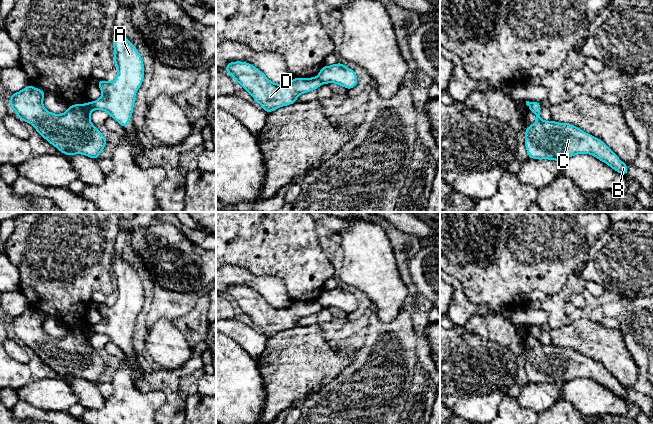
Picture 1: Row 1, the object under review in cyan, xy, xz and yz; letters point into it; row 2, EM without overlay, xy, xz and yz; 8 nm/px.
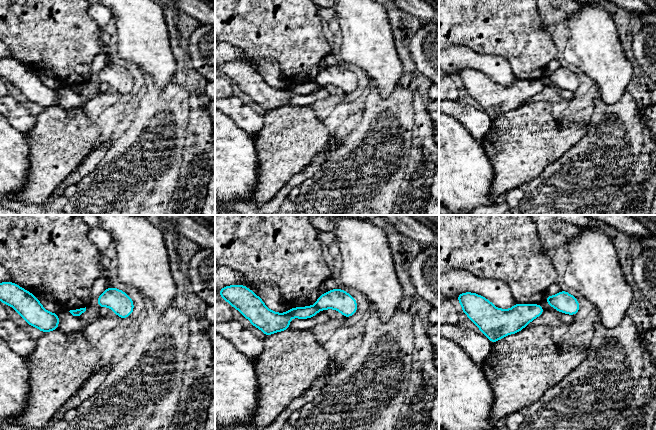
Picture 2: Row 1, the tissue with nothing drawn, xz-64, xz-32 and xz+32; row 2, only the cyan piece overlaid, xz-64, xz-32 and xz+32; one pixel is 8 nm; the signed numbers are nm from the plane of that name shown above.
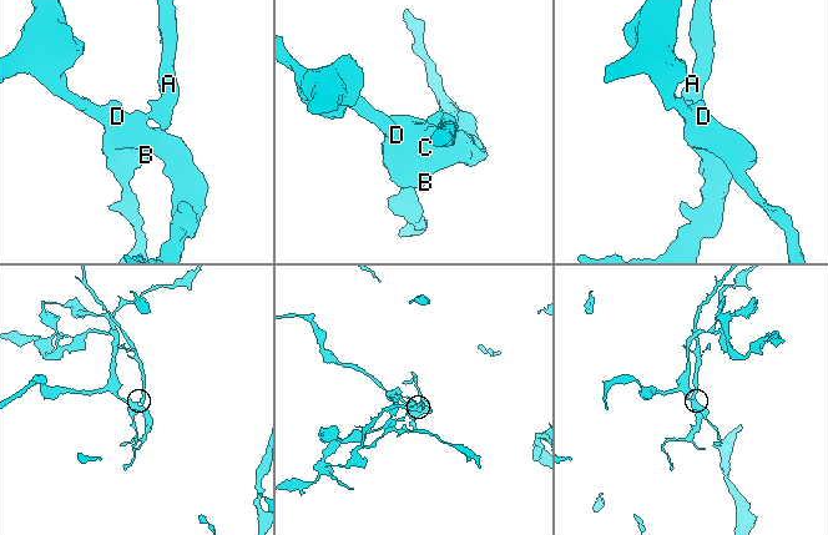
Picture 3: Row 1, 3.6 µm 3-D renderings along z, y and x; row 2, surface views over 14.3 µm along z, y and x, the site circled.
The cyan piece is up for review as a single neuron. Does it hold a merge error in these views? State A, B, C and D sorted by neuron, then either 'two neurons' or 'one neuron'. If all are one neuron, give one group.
groups A / B C D; two neurons

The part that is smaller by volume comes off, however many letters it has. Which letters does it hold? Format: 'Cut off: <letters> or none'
Cut off: A

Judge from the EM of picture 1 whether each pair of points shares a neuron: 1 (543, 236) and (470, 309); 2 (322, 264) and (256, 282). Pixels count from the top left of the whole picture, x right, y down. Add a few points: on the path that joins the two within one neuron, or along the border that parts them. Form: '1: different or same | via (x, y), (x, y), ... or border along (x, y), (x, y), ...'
1: different | border along (462, 290), (489, 309), (463, 326)
2: different | border along (252, 274), (277, 277), (284, 284), (289, 296)

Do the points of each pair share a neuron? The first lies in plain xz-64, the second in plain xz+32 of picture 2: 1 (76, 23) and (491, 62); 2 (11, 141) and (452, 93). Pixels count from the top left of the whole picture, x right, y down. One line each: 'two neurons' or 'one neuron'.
1: two neurons
2: two neurons

